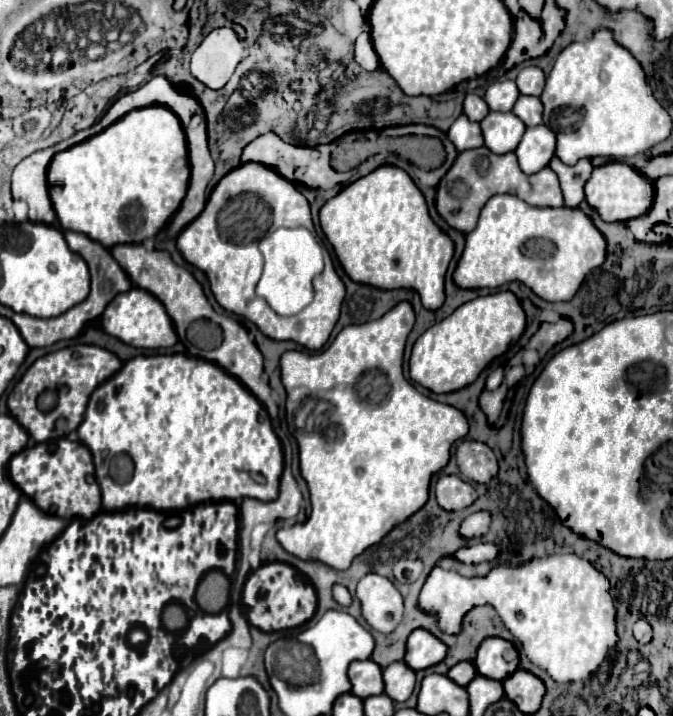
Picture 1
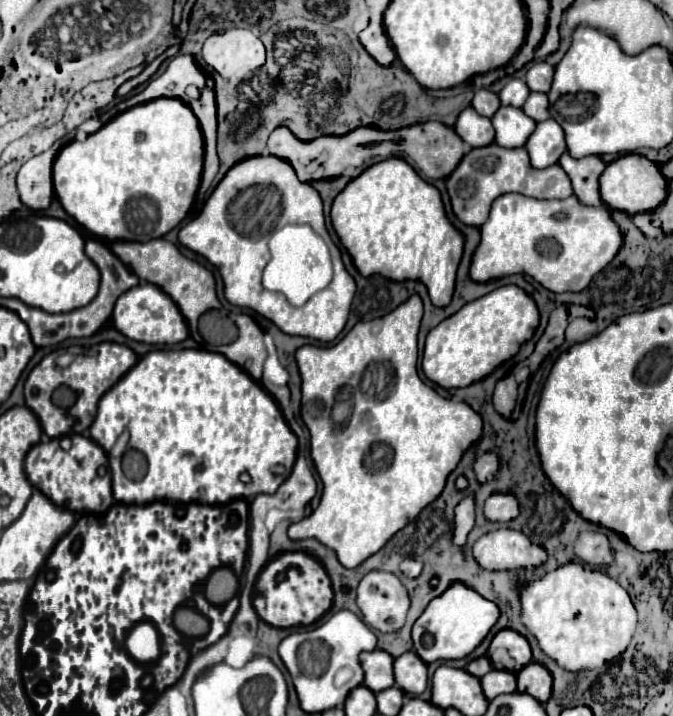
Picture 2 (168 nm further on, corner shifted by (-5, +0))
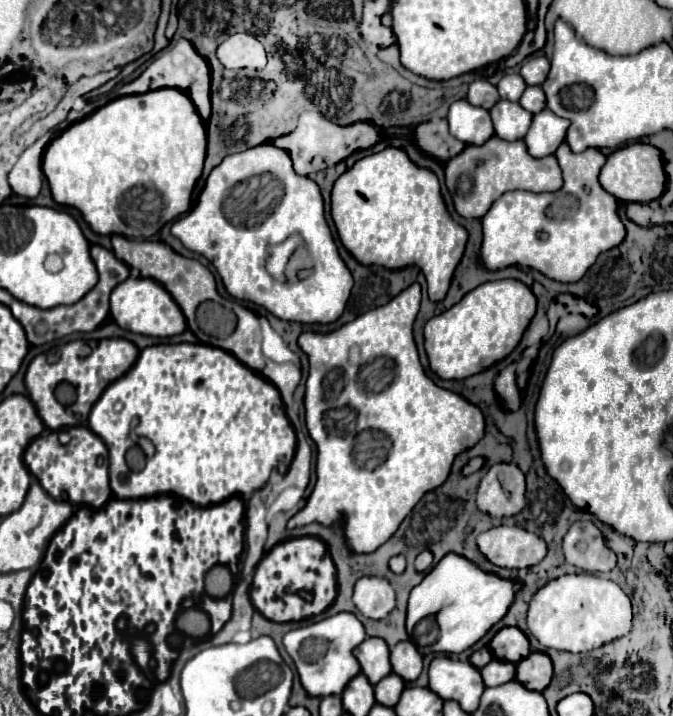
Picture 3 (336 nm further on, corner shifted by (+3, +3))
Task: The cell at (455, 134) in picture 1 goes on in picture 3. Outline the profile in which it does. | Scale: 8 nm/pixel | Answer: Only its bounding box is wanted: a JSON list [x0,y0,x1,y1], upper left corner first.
[448,100,494,144]

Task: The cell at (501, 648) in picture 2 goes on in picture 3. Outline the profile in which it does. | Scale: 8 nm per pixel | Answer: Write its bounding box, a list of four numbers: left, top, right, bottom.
[490,628,530,664]

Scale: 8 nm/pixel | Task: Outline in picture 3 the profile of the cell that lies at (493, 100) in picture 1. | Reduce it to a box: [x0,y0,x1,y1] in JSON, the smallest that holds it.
[498,74,526,102]

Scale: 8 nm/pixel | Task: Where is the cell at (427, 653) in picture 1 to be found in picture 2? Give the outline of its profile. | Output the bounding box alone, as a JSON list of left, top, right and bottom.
[412,581,500,663]

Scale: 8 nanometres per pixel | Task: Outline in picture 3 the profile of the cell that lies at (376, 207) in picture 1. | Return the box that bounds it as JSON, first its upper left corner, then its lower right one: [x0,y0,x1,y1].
[330,148,468,302]

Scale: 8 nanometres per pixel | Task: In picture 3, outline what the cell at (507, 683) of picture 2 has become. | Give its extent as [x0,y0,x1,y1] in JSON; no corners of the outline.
[480,660,516,686]

